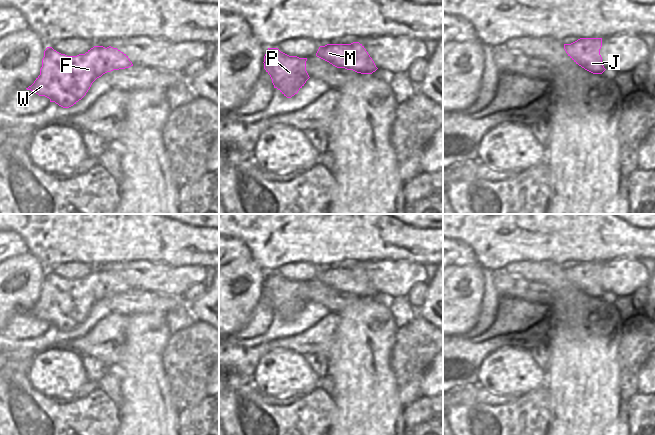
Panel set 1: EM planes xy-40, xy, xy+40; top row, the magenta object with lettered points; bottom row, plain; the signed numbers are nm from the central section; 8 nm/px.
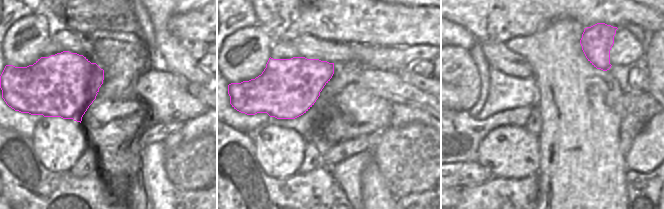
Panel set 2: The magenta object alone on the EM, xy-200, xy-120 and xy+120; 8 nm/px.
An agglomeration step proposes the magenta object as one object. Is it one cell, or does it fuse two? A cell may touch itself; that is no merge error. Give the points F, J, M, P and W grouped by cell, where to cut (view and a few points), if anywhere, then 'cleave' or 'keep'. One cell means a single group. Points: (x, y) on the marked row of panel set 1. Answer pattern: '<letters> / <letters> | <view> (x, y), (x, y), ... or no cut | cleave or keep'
F J M P W | no cut | keep

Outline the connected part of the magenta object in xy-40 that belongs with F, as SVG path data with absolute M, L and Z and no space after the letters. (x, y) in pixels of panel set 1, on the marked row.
M94 46L85 54L77 56L67 56L47 47L44 51L42 59L42 67L40 75L34 83L26 88L50 99L63 108L69 108L81 100L92 83L103 74L113 70L125 69L133 66L132 62L126 54L111 46L105 48L103 46Z

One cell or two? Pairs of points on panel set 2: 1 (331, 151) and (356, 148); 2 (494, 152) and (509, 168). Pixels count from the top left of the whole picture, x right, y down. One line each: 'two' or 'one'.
1: one
2: one

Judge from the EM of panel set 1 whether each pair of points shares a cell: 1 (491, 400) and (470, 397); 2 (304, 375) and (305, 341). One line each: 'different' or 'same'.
1: same
2: different

